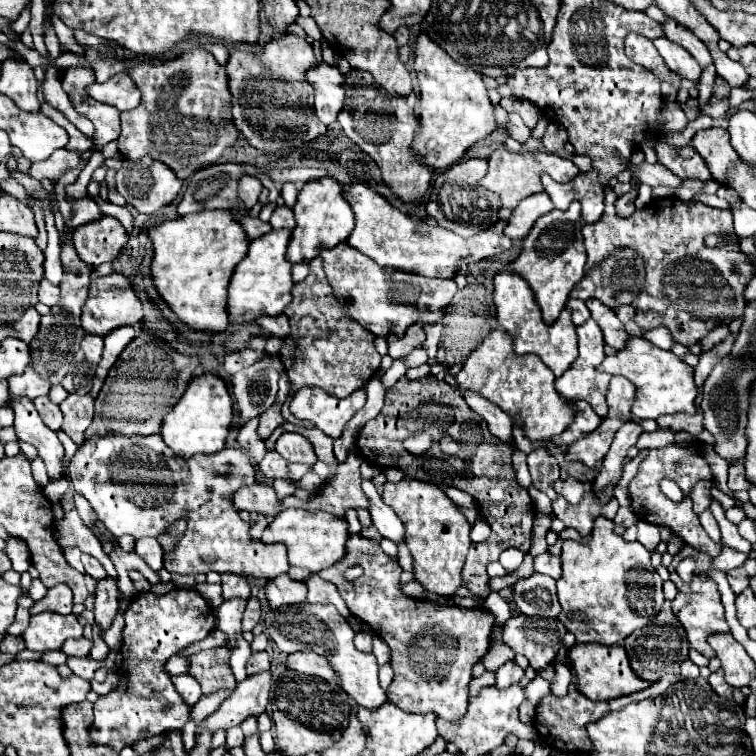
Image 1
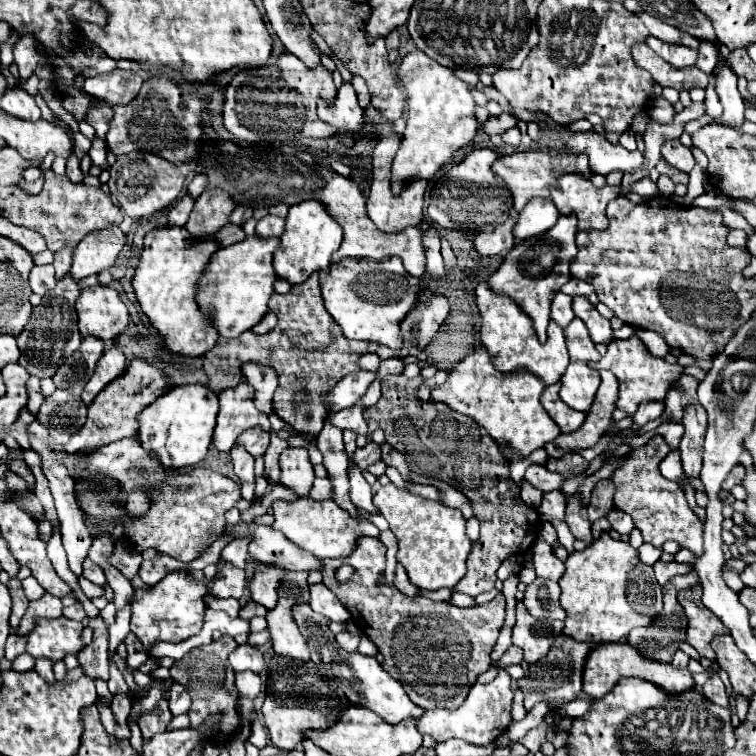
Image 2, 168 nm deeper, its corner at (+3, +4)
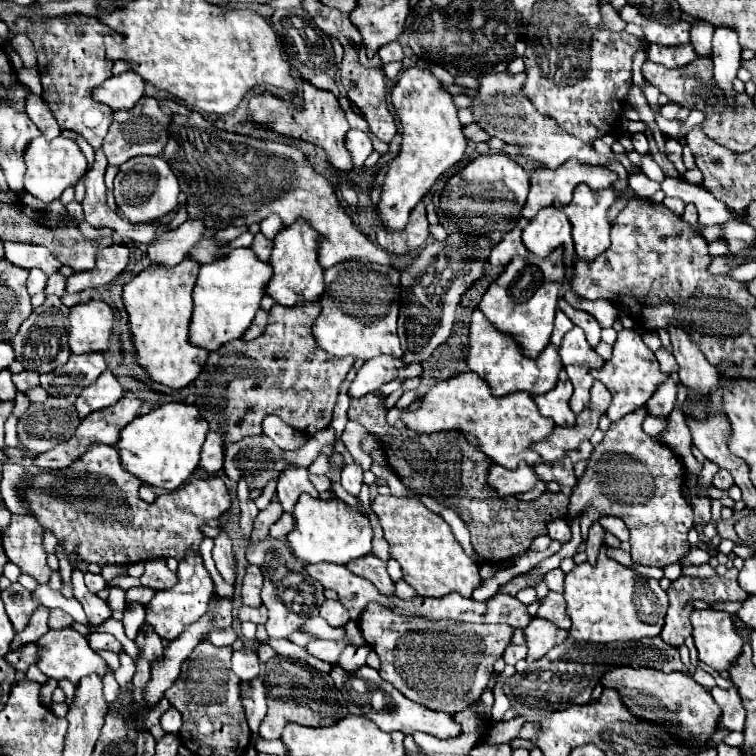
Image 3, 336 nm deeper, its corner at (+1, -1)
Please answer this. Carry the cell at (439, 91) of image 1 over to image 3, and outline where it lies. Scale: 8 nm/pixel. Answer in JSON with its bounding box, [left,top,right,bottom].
[378,67,468,229]

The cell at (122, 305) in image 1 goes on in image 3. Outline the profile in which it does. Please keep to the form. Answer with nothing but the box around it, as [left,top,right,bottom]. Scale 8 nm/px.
[68,301,116,353]

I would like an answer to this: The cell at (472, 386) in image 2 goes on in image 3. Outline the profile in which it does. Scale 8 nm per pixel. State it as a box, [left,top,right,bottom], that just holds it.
[402,371,556,469]

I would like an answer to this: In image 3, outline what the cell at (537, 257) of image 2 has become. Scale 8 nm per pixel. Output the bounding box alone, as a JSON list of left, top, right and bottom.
[478,247,566,359]

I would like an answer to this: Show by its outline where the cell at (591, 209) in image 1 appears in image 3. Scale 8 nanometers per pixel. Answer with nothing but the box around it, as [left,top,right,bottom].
[564,183,616,261]

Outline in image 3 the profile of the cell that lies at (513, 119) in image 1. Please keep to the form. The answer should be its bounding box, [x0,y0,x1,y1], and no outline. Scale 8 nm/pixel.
[464,123,490,141]

